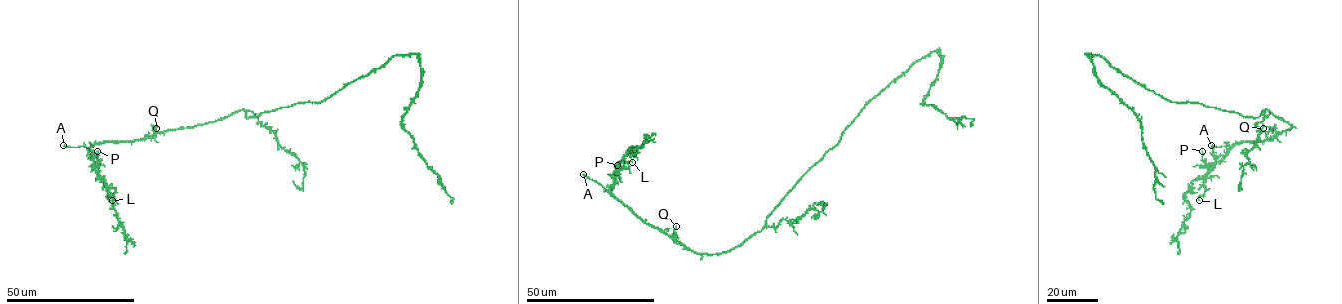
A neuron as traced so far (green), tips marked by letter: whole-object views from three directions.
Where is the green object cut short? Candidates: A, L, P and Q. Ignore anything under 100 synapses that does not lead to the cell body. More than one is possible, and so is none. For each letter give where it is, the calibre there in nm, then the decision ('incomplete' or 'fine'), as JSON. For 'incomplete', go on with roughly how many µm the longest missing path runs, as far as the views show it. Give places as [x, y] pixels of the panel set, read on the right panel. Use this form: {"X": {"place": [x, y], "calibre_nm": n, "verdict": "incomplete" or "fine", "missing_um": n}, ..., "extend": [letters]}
{"A": {"place": [1211, 145], "calibre_nm": 280, "verdict": "incomplete", "missing_um": 20}, "L": {"place": [1199, 200], "calibre_nm": 120, "verdict": "fine"}, "P": {"place": [1202, 151], "calibre_nm": 130, "verdict": "fine"}, "Q": {"place": [1263, 128], "calibre_nm": 150, "verdict": "fine"}, "extend": ["A"]}

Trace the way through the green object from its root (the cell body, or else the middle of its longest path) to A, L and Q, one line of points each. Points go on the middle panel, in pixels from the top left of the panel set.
A: (802, 177), (760, 230), (729, 250), (699, 254), (644, 223), (583, 174)
L: (802, 177), (760, 230), (729, 250), (699, 254), (644, 223), (610, 194), (614, 173), (632, 162)
Q: (802, 177), (767, 218), (764, 227), (729, 250), (699, 254), (688, 250), (676, 239), (676, 226)

